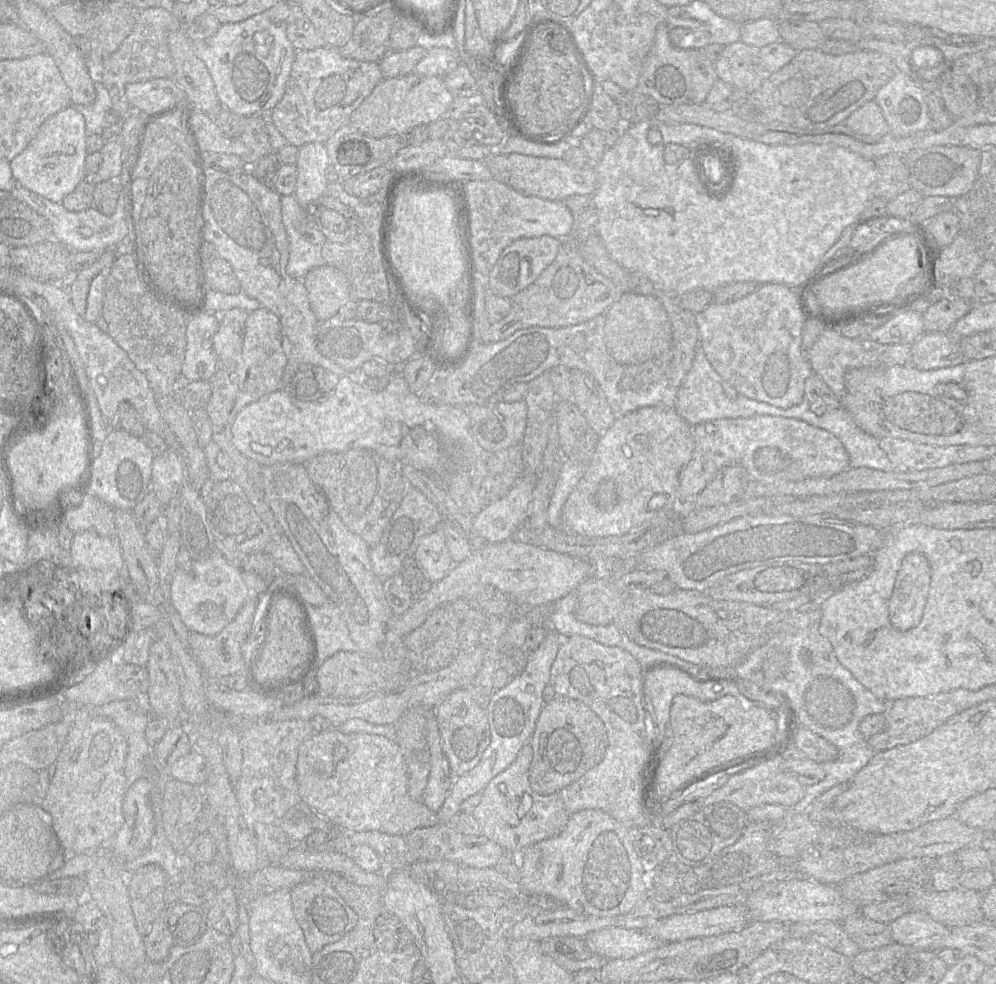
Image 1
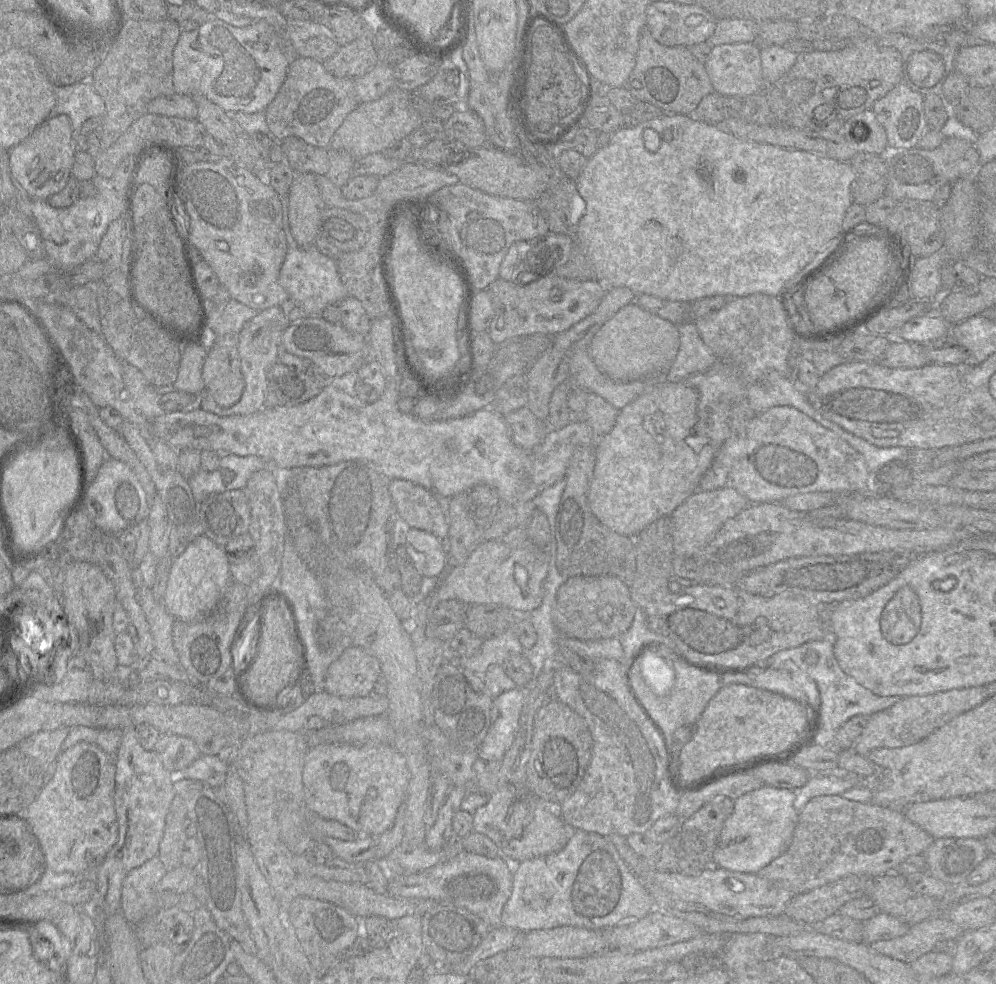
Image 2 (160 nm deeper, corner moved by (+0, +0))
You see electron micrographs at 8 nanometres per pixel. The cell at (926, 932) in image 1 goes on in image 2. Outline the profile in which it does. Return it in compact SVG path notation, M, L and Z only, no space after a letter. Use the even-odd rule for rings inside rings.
M879 913L875 917L862 923L862 943L867 945L901 937L908 932L910 927L910 925L900 919L884 913Z

